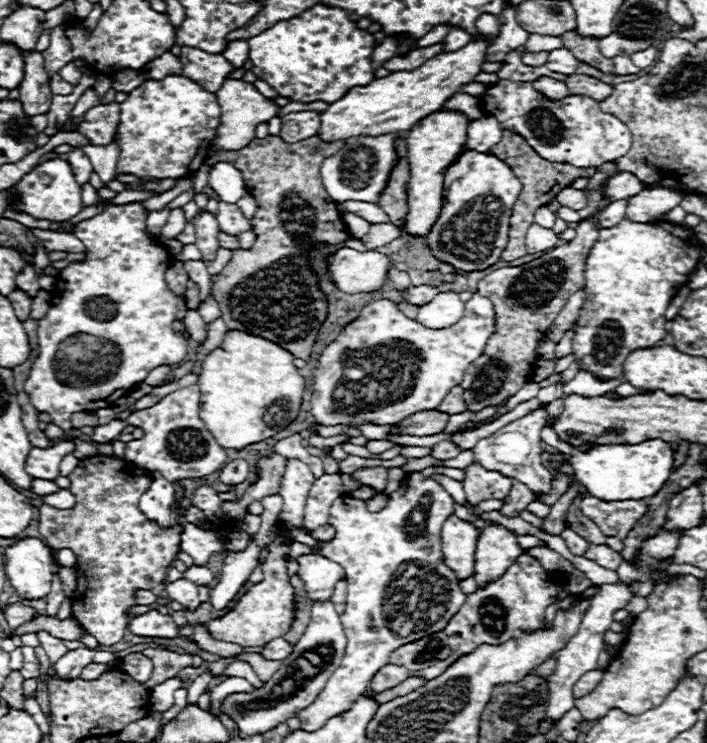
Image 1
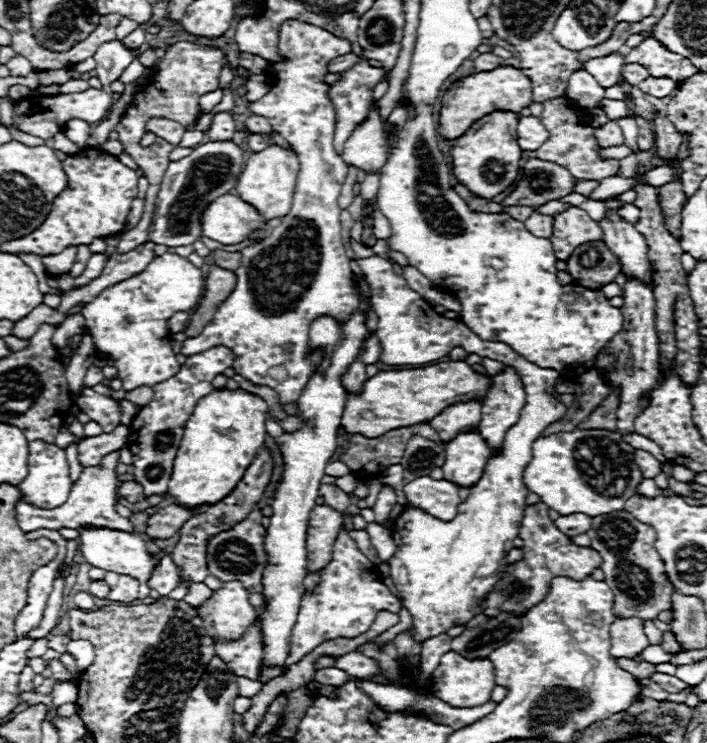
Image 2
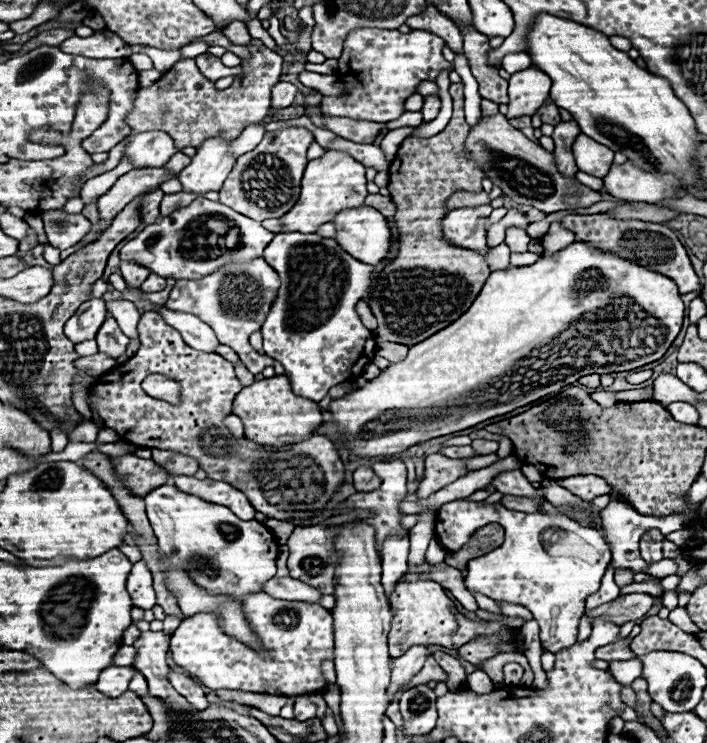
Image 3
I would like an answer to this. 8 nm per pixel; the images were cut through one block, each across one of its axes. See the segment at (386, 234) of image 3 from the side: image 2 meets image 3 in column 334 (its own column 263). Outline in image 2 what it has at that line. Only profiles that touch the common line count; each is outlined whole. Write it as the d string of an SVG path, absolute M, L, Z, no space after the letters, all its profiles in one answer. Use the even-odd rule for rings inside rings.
M224 194L204 210L202 234L220 244L240 244L266 222L254 206L234 194Z

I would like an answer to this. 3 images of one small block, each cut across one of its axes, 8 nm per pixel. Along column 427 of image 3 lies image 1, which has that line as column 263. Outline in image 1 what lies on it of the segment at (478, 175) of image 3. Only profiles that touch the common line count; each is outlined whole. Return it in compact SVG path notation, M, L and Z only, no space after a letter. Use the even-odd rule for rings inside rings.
M266 136L264 140L252 140L246 148L234 152L216 152L206 158L206 164L212 166L220 160L228 160L234 164L242 176L248 192L256 198L258 210L252 218L252 226L256 232L256 244L250 250L234 250L230 262L218 274L212 294L222 310L222 320L226 322L228 330L240 330L252 336L266 338L274 344L280 344L288 350L294 358L308 360L312 352L312 344L316 342L316 334L322 322L328 316L328 302L324 294L318 290L318 280L312 276L308 266L308 252L316 242L328 244L342 244L350 232L346 224L342 224L338 210L334 210L334 202L326 194L322 180L320 180L320 164L324 158L336 154L342 142L324 144L312 136L310 140L300 140L294 144L284 142L280 136Z

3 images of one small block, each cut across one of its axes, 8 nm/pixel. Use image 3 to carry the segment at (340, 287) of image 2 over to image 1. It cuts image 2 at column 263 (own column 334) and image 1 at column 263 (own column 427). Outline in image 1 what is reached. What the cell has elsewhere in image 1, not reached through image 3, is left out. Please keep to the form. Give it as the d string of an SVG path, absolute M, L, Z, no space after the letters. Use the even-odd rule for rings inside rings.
M316 4L292 20L282 20L248 40L252 72L268 82L278 96L292 102L332 102L356 84L374 80L370 56L376 48L374 34L360 30L342 8Z

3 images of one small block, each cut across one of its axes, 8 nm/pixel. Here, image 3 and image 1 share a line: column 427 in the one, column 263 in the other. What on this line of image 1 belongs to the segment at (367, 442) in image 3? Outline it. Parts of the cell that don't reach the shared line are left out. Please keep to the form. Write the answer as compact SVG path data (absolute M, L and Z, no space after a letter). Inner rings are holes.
M228 332L224 344L210 352L202 362L202 372L198 376L200 386L200 420L212 432L222 448L242 450L248 444L262 442L284 430L300 412L304 378L292 364L292 354L272 344L270 340L260 340L260 336L248 336L246 332Z

